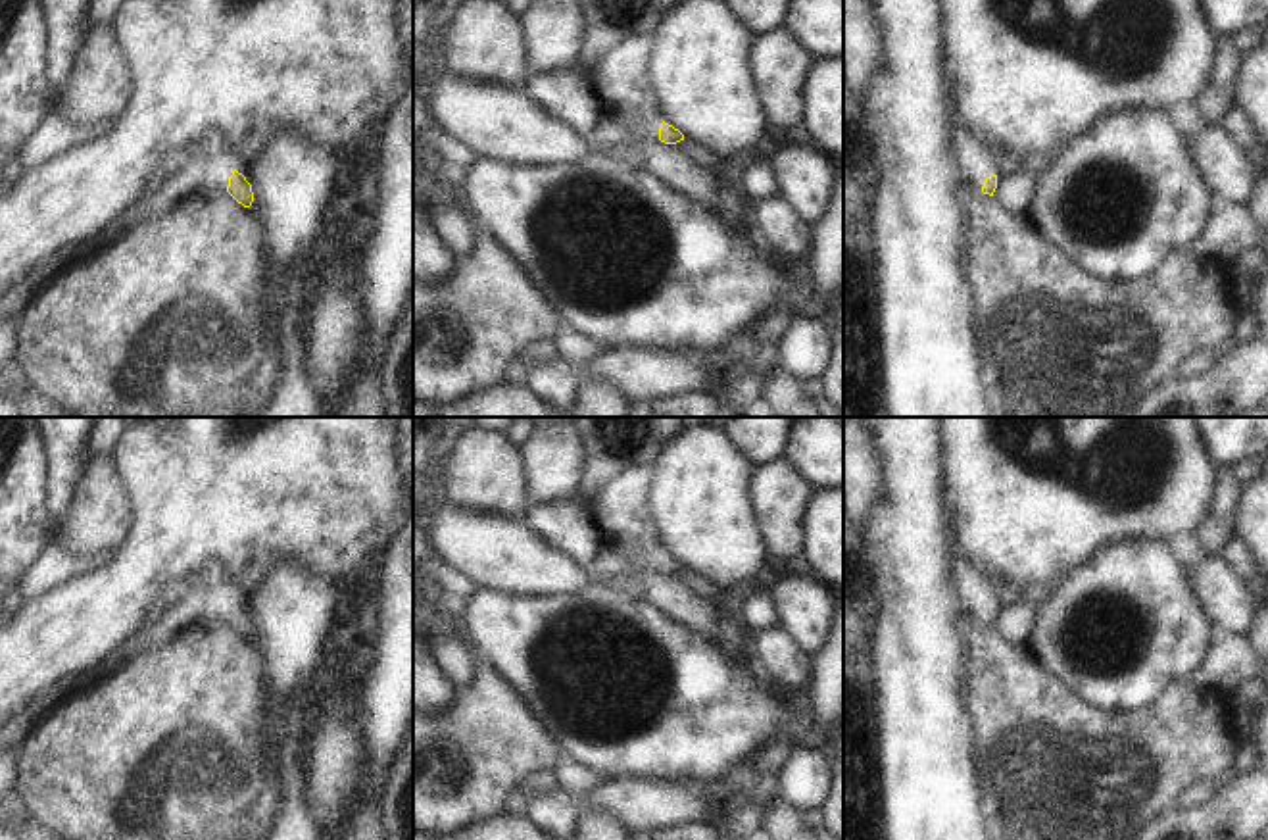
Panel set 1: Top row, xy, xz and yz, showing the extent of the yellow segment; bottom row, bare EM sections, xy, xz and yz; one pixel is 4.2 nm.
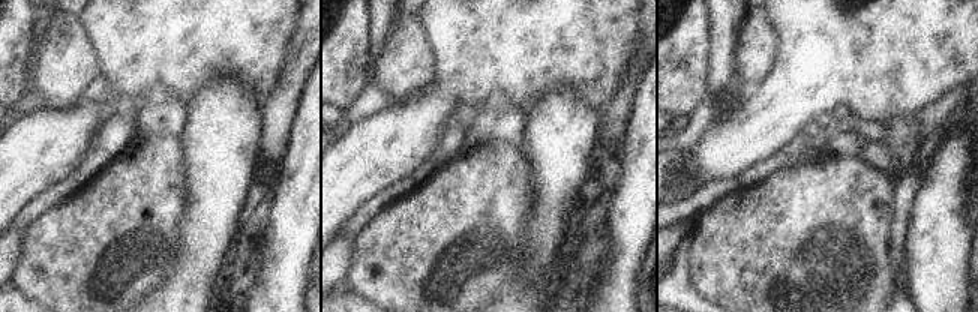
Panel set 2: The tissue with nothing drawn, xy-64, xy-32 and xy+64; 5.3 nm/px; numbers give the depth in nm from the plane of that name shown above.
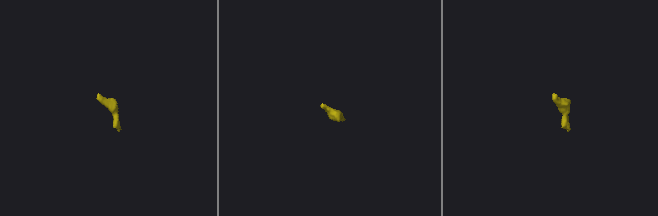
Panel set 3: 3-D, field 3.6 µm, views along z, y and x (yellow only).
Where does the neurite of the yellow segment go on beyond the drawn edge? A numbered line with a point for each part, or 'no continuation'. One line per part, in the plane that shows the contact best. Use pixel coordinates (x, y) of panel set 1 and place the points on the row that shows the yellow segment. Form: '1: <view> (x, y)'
1: xy (198, 172)

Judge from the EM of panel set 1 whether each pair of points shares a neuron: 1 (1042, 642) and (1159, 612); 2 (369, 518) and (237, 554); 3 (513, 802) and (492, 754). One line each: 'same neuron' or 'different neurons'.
1: same neuron
2: same neuron
3: different neurons

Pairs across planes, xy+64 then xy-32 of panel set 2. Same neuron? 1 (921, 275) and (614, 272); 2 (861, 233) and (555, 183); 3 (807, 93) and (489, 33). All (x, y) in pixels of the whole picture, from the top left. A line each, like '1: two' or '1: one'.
1: two
2: two
3: one

